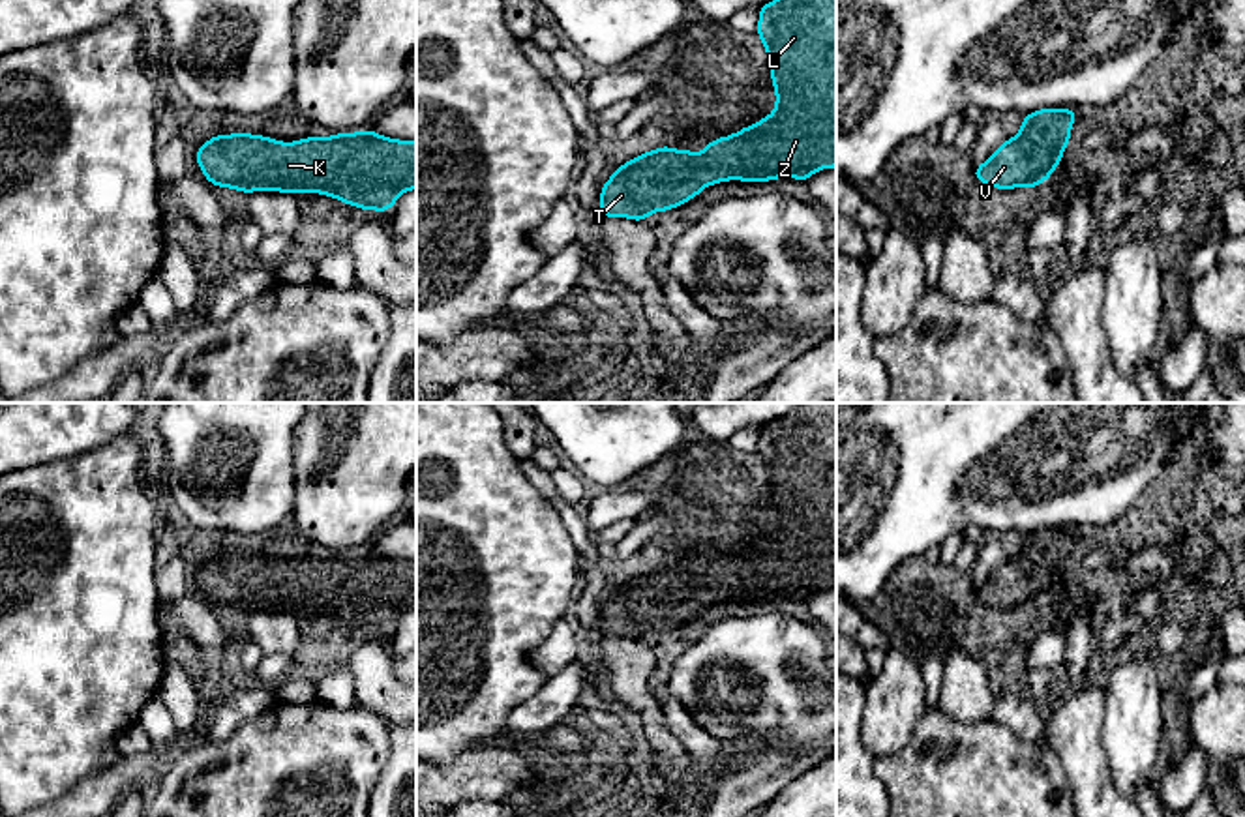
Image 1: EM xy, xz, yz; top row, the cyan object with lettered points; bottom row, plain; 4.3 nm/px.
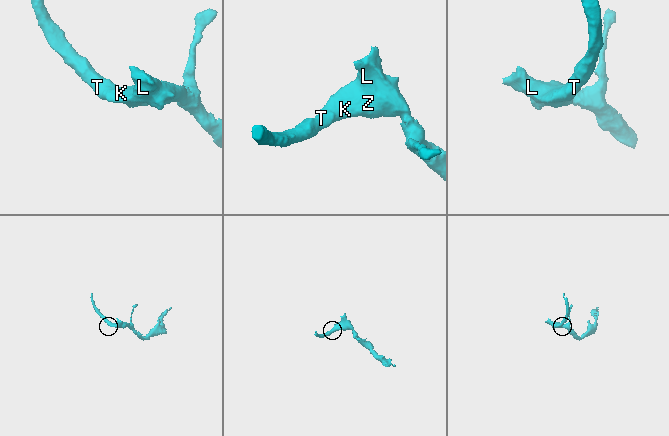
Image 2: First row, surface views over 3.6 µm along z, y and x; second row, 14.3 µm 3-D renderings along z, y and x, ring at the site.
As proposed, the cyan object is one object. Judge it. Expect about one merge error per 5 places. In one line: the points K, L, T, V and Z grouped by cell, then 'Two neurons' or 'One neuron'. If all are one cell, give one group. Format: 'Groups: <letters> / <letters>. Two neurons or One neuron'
Groups: K L T V Z. One neuron

